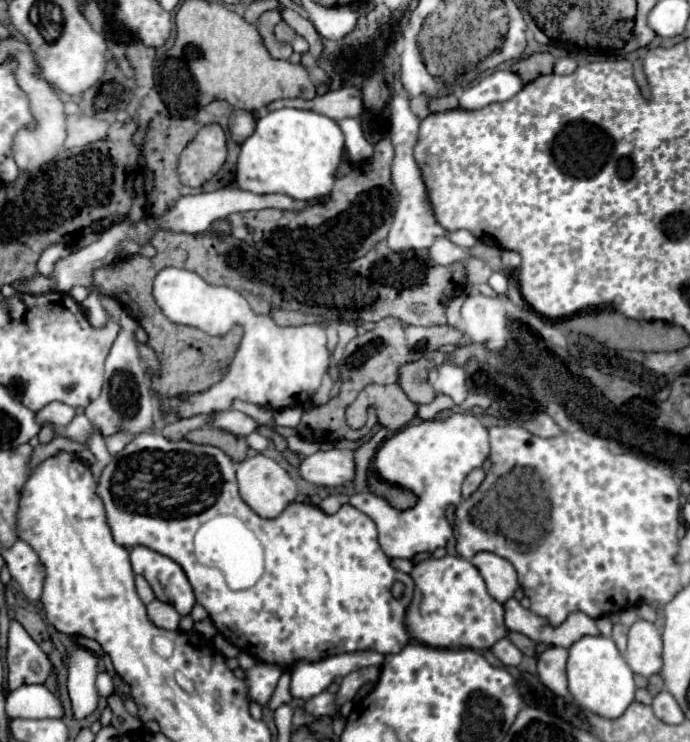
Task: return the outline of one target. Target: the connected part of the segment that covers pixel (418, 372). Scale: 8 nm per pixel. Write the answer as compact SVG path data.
M422 358L420 362L402 366L398 382L402 384L408 398L412 398L412 402L428 404L436 398L436 390L428 384L428 372L434 370L434 366L436 364L432 362L432 358Z

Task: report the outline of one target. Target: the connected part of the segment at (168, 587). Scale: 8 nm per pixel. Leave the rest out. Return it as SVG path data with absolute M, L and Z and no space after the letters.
M146 546L132 548L130 562L134 572L148 580L158 600L172 604L180 616L192 612L196 598L180 564Z

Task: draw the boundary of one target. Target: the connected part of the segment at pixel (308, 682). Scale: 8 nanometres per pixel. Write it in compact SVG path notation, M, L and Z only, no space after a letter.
M354 652L330 656L318 662L298 662L292 668L290 694L308 700L324 692L334 678L342 678L364 666L382 666L384 656L378 652Z

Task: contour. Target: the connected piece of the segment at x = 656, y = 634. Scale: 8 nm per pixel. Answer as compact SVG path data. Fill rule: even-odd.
M636 620L628 632L626 662L632 672L652 676L662 668L662 636L656 624Z

